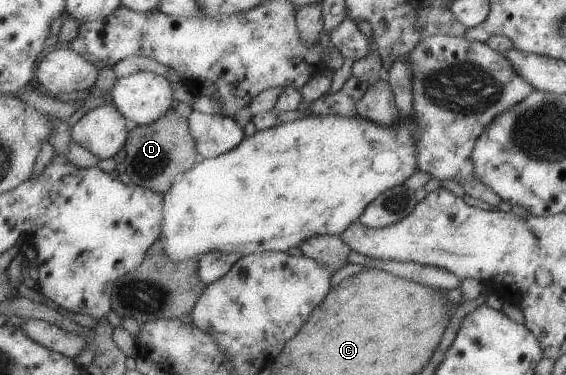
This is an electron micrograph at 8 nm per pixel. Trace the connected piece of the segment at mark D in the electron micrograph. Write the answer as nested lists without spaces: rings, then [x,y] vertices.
[[[172,108],[149,125],[131,125],[123,147],[126,151],[124,165],[127,167],[124,179],[133,185],[164,194],[178,177],[191,169],[194,163],[201,161],[194,148],[187,122],[187,119],[179,117]]]

